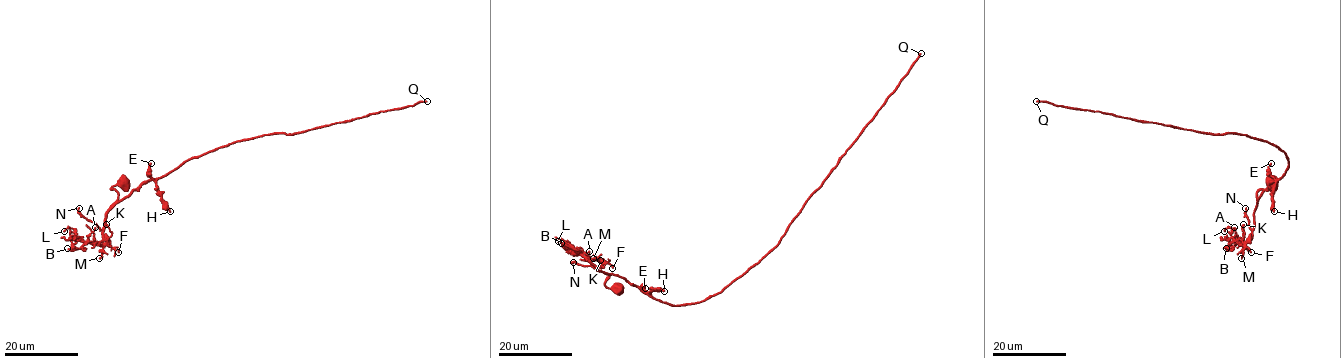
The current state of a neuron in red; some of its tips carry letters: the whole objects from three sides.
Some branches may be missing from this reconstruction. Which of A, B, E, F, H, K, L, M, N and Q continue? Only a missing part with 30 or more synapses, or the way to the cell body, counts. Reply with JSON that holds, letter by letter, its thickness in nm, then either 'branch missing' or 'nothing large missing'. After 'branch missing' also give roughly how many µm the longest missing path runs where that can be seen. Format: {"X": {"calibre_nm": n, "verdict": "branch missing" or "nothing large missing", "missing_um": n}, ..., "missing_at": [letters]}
{"A": {"calibre_nm": 130, "verdict": "nothing large missing"}, "B": {"calibre_nm": 130, "verdict": "nothing large missing"}, "E": {"calibre_nm": 120, "verdict": "nothing large missing"}, "F": {"calibre_nm": 100, "verdict": "nothing large missing"}, "H": {"calibre_nm": 260, "verdict": "nothing large missing"}, "K": {"calibre_nm": 100, "verdict": "nothing large missing"}, "L": {"calibre_nm": 120, "verdict": "nothing large missing"}, "M": {"calibre_nm": 110, "verdict": "nothing large missing"}, "N": {"calibre_nm": 150, "verdict": "nothing large missing"}, "Q": {"calibre_nm": 160, "verdict": "branch missing", "missing_um": 50}, "missing_at": ["Q"]}

